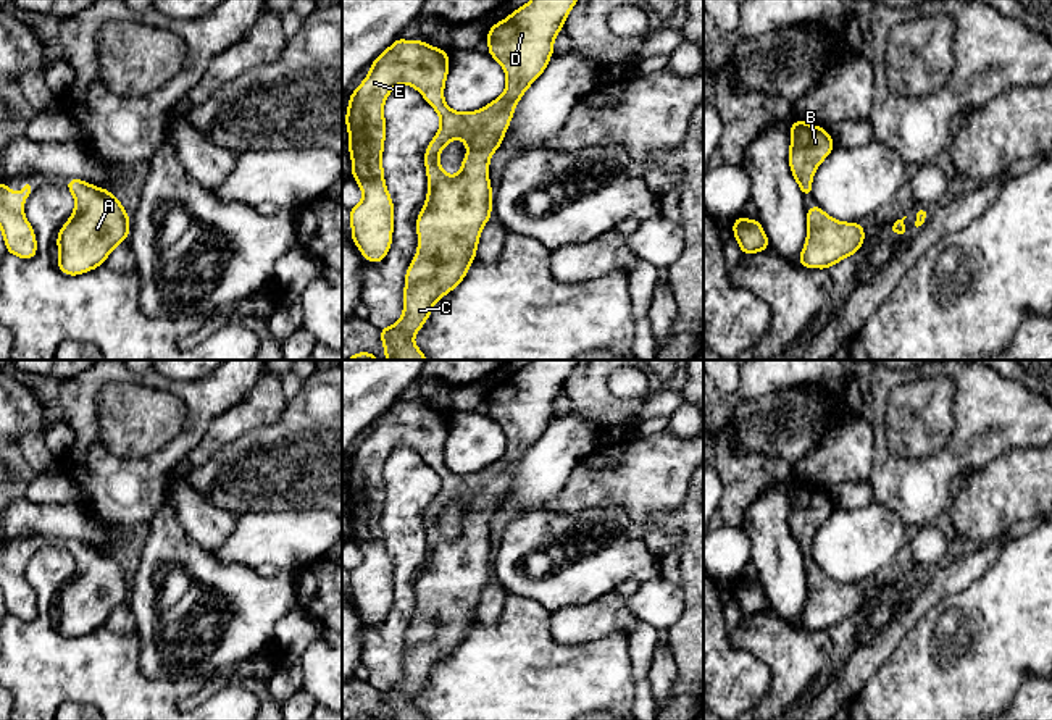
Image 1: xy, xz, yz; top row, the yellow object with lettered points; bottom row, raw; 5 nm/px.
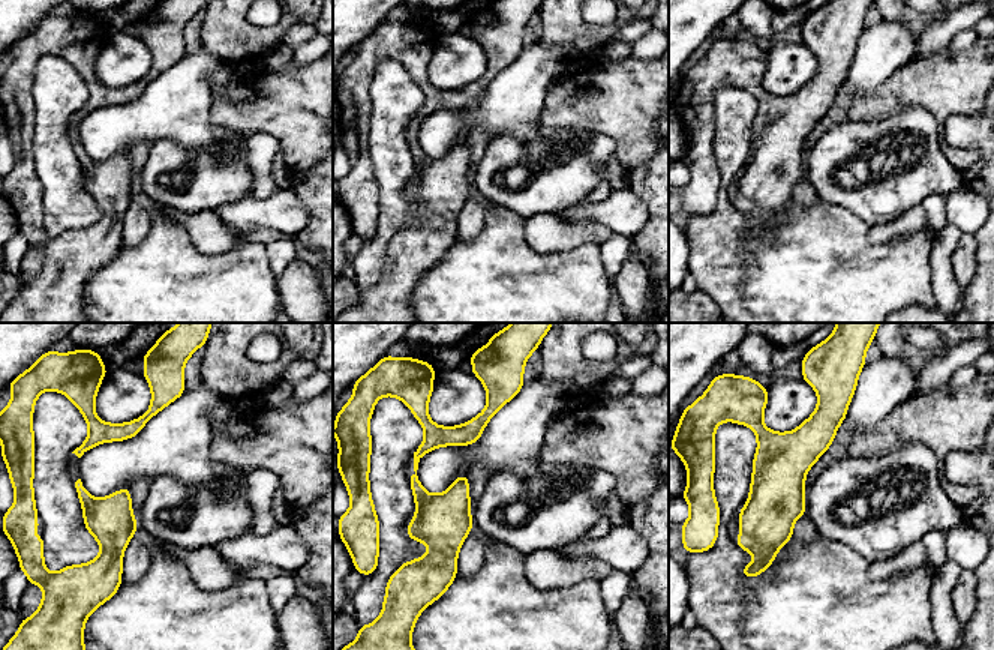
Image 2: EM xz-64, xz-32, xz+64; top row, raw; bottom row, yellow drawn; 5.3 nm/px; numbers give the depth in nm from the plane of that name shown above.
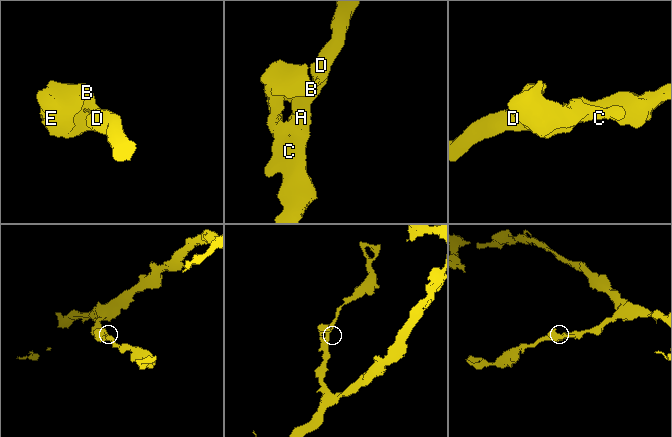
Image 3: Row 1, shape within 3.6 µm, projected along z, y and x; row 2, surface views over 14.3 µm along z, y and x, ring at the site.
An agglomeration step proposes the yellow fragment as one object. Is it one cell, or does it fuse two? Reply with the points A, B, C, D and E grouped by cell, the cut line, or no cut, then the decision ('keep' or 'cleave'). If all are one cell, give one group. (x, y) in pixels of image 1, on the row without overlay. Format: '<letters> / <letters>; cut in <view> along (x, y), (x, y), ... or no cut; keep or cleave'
A B C D E; no cut; keep

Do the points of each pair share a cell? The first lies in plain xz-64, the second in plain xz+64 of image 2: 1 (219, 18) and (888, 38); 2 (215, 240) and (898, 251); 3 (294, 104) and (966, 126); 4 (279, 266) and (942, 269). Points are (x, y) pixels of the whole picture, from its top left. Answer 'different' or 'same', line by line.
1: different
2: different
3: different
4: same

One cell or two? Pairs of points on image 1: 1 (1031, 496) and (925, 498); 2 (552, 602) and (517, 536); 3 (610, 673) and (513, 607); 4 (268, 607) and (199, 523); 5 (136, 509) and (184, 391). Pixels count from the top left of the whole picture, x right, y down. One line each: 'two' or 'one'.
1: two
2: one
3: one
4: two
5: one

